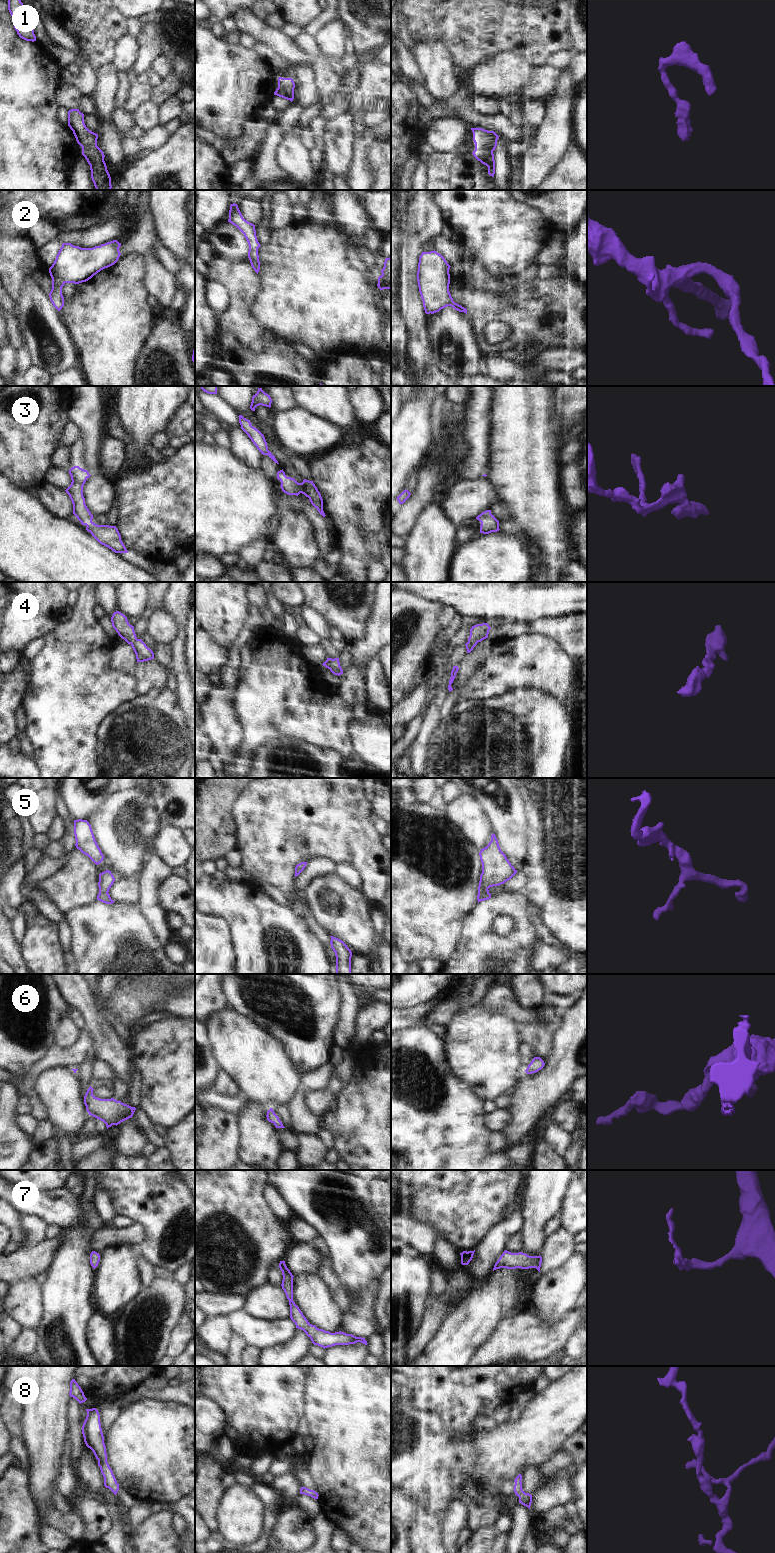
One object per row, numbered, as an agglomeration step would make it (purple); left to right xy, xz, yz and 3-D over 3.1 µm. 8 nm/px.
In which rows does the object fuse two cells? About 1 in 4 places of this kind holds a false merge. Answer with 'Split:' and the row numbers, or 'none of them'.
Split: none of them

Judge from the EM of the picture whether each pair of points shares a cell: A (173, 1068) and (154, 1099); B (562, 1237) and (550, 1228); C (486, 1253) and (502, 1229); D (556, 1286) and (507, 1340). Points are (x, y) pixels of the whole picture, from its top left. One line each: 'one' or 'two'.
A: one
B: two
C: one
D: two

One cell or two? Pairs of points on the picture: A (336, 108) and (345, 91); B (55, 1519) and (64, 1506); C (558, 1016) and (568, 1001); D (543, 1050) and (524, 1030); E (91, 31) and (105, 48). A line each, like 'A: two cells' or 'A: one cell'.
A: one cell
B: two cells
C: two cells
D: one cell
E: one cell

